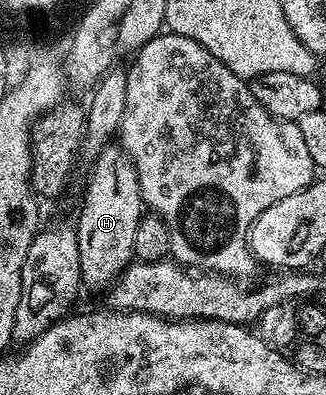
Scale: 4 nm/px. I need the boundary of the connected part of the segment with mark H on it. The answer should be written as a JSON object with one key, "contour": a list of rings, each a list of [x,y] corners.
{"contour":[[[121,146],[106,147],[89,164],[90,176],[86,179],[82,208],[76,218],[78,248],[80,249],[81,286],[98,291],[110,284],[130,266],[134,259],[132,240],[136,225],[140,225],[144,204],[140,193],[140,181],[136,177],[134,162]]]}

